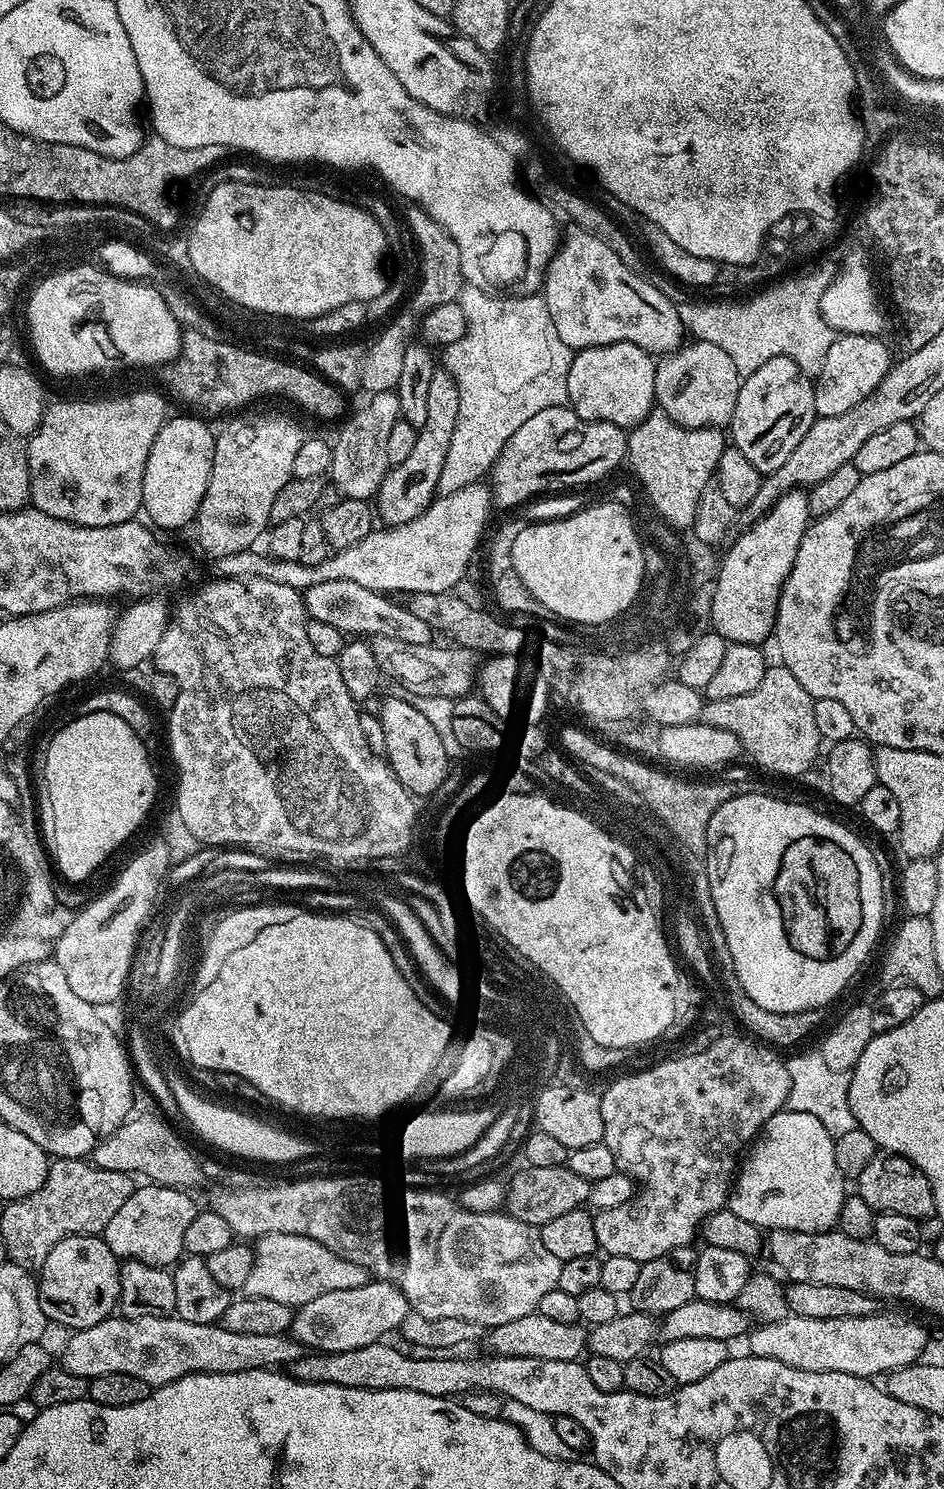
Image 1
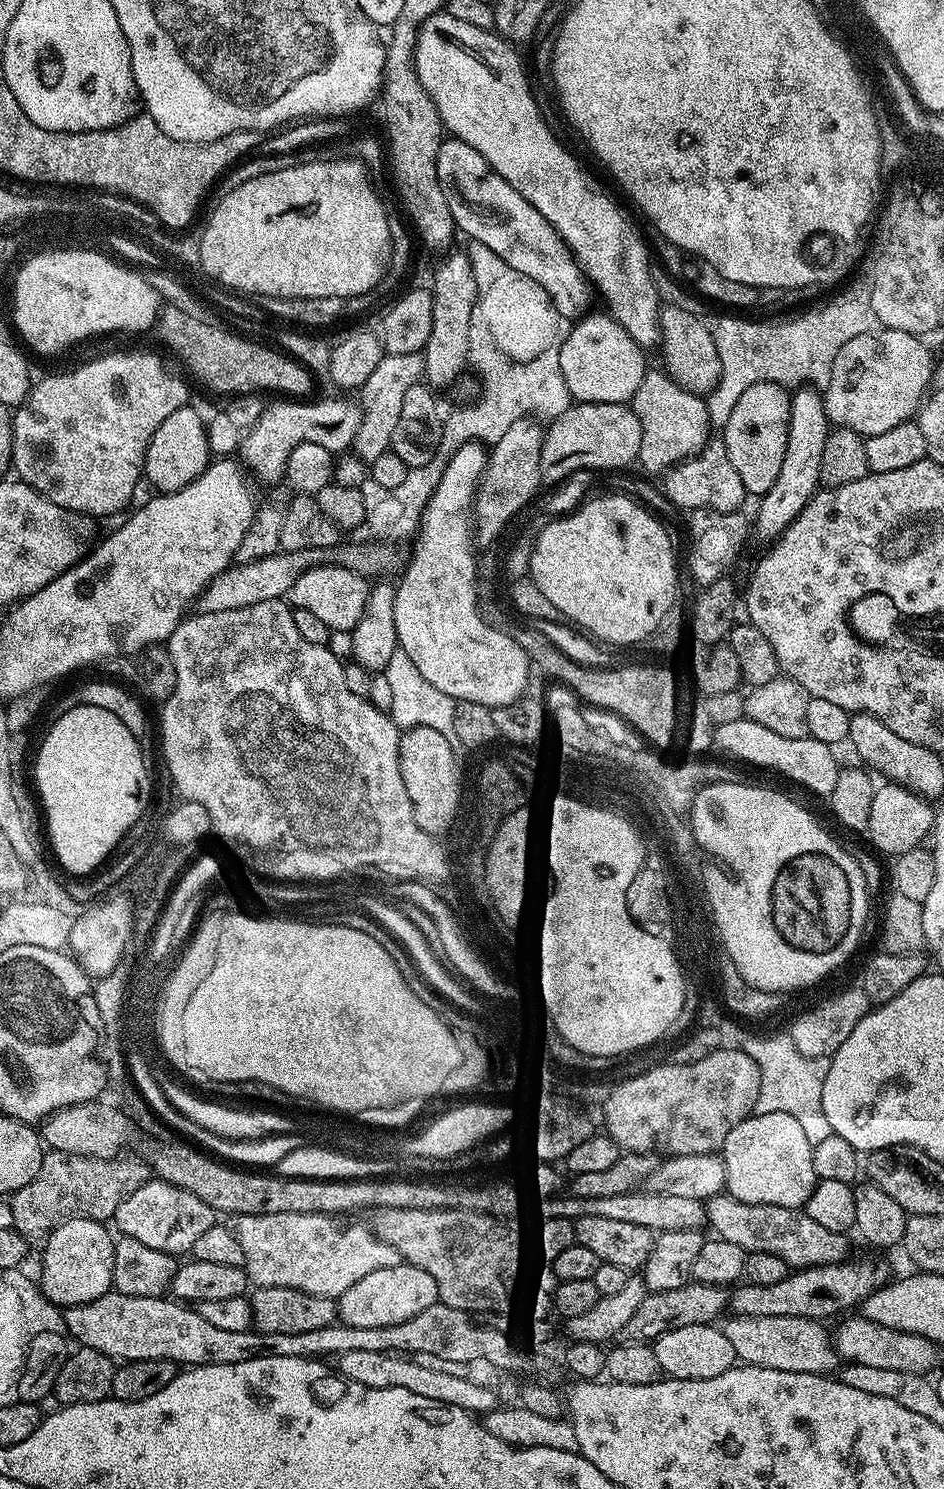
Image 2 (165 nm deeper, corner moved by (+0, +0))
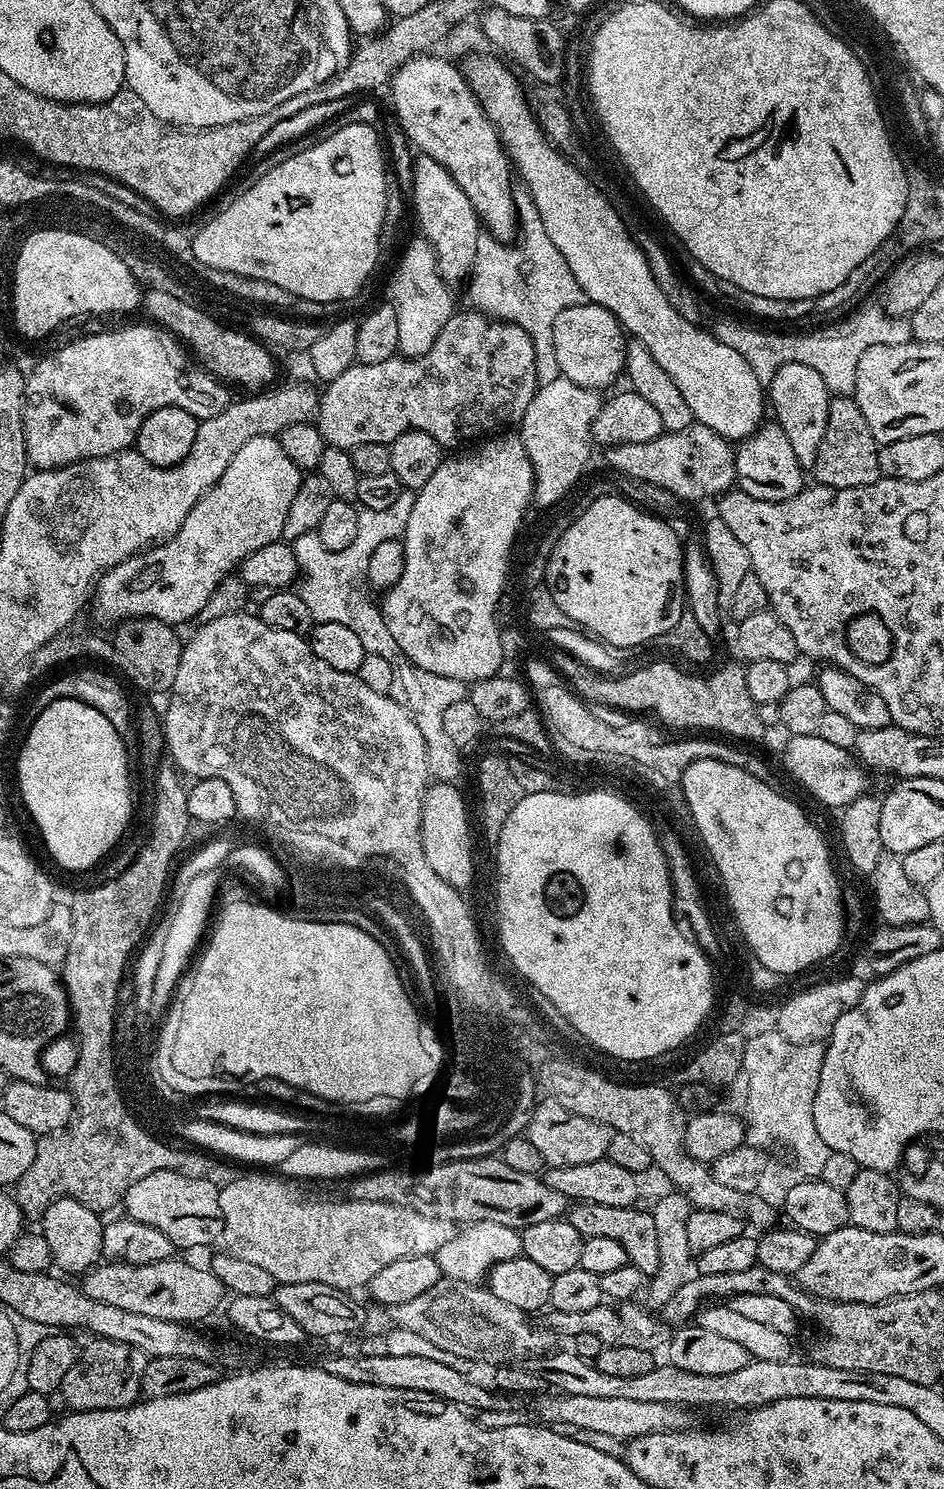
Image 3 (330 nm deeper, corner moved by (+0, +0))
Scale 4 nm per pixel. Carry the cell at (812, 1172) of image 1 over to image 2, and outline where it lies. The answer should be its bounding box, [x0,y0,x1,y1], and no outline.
[750,1113,818,1209]

